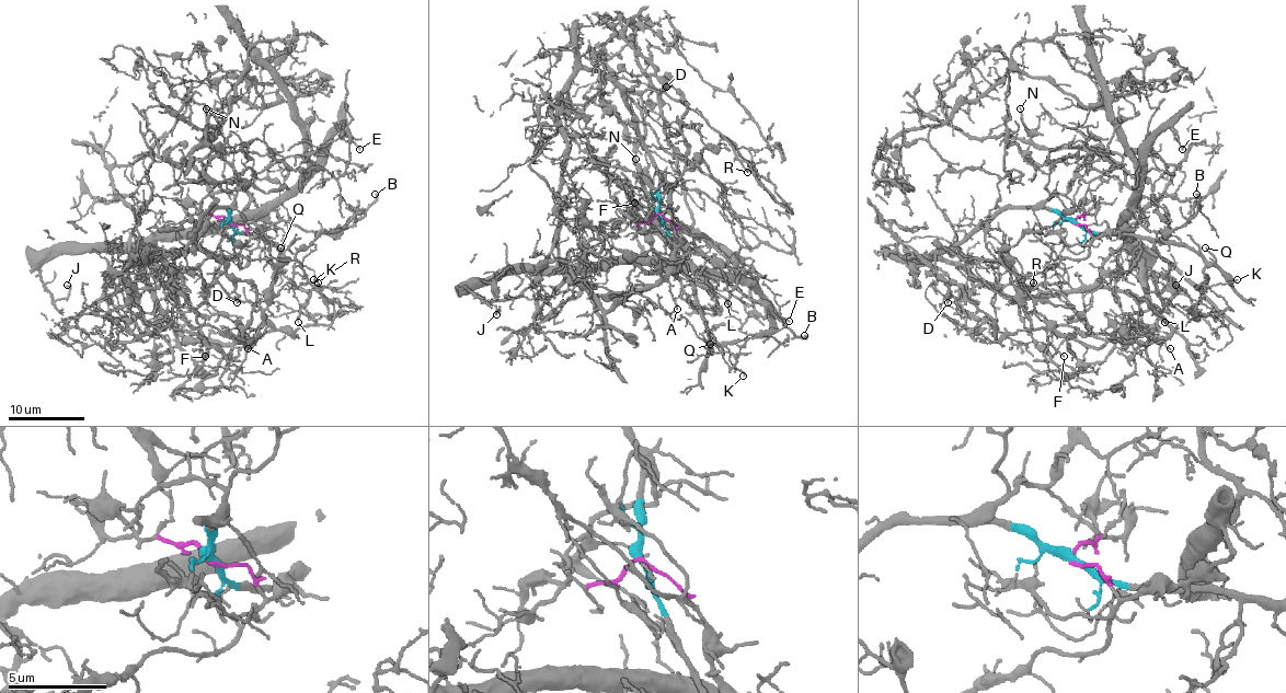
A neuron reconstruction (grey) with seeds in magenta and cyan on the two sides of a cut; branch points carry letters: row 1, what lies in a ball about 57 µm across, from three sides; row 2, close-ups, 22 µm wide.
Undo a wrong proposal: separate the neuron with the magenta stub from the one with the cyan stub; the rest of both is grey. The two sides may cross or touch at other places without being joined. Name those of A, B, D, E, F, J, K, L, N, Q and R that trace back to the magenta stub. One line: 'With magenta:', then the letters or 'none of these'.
With magenta: A, B, E, F, J, L, N

